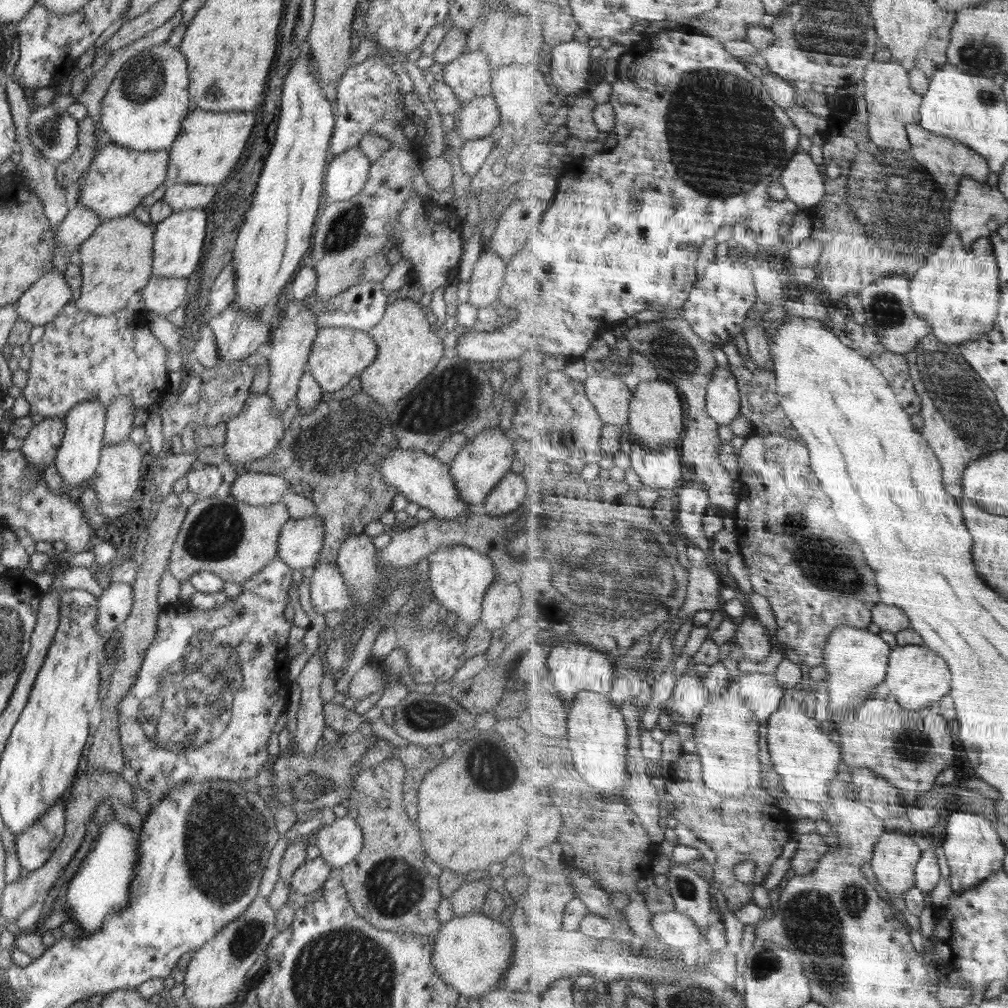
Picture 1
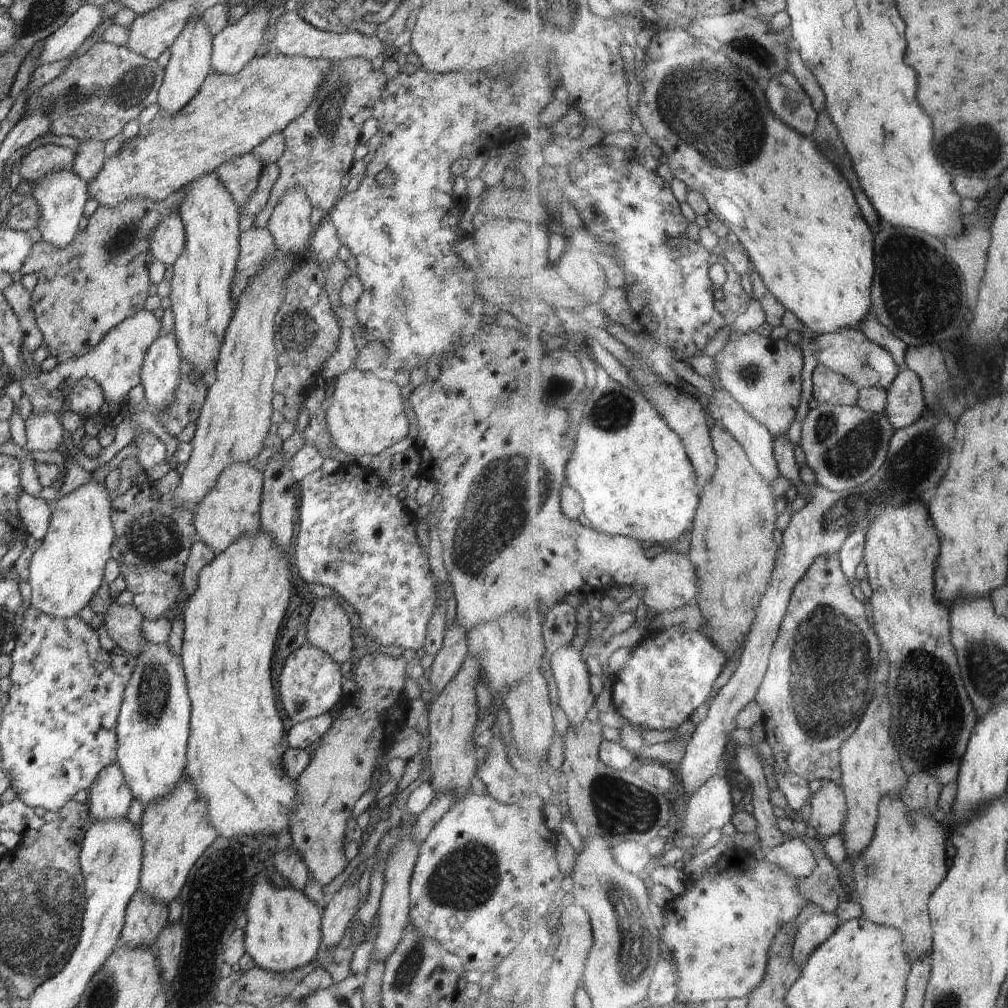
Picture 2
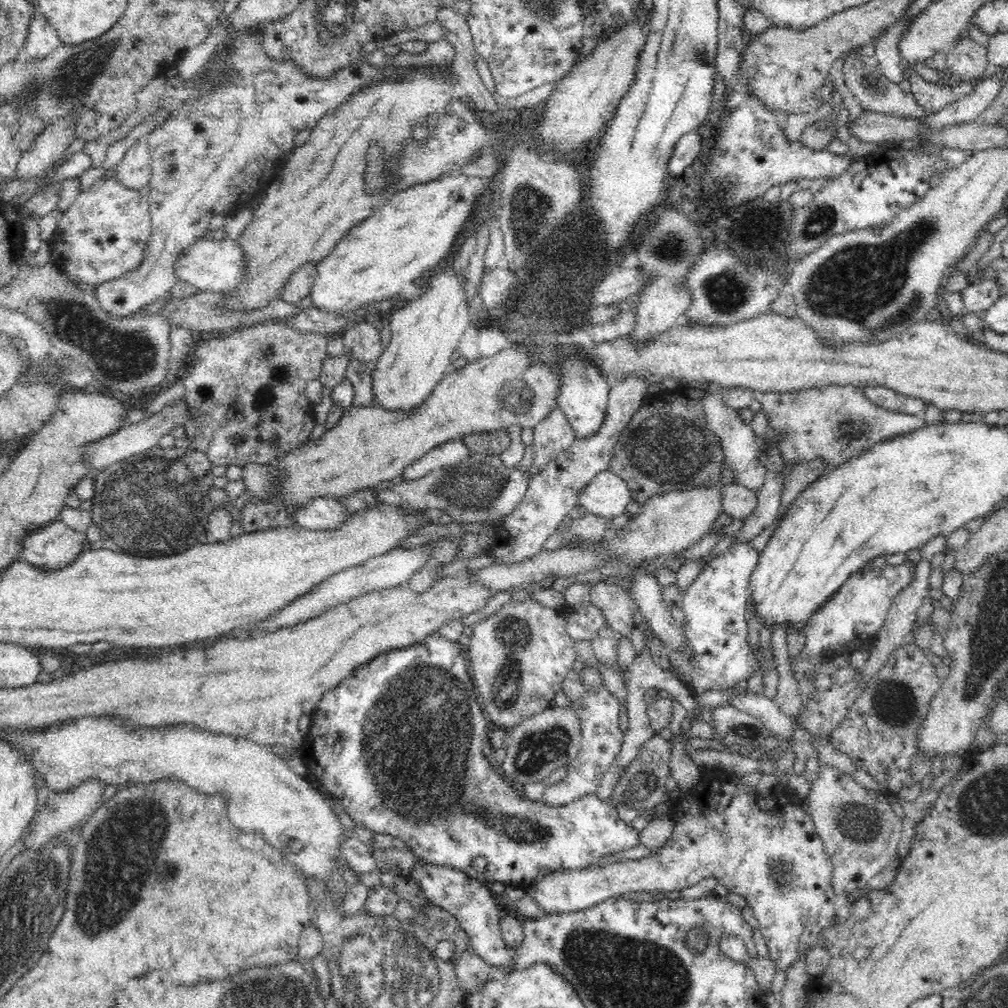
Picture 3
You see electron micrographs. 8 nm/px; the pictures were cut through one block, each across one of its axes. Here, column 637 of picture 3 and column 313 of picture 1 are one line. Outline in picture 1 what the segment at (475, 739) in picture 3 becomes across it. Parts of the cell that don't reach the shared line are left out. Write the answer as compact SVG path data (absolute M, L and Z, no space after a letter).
M354 815L335 817L328 825L303 836L308 847L318 846L322 857L332 868L344 868L362 850L363 832Z

